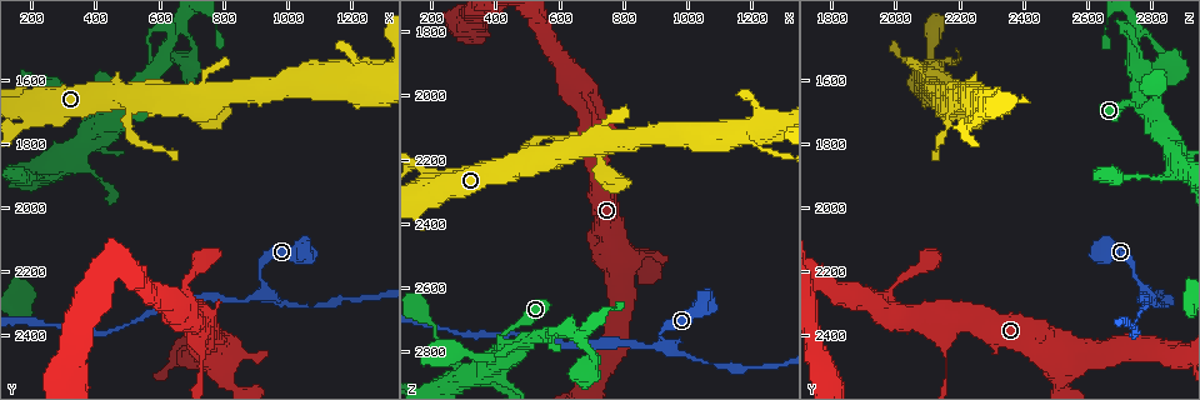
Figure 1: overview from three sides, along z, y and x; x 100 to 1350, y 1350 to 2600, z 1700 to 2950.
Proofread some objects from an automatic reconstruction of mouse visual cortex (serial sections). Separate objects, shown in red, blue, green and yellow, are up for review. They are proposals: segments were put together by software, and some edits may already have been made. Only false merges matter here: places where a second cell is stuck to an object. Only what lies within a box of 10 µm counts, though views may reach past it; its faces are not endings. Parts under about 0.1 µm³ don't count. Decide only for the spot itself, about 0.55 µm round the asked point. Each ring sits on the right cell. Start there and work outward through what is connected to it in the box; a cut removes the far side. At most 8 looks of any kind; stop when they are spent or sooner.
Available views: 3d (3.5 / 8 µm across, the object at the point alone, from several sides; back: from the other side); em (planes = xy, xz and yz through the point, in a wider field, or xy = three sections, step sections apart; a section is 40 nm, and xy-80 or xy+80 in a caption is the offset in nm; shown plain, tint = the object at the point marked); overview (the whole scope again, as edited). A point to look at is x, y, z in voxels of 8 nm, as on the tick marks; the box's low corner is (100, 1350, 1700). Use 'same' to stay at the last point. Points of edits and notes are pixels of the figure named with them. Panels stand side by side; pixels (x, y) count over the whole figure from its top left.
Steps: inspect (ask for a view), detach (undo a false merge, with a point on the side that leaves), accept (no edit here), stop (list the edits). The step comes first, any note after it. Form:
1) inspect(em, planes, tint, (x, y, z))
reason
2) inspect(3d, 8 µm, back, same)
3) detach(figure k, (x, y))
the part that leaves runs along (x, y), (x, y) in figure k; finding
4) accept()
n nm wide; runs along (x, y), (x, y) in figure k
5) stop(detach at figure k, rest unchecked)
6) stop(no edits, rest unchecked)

inspect(3d, 8 µm, (920, 2260, 2790))
sharp bend

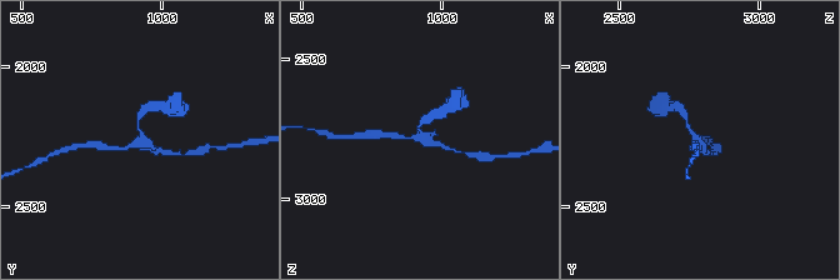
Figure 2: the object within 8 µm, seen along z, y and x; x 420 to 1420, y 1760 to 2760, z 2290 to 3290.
inspect(em, xy, step 3, tint, same)
need the tissue

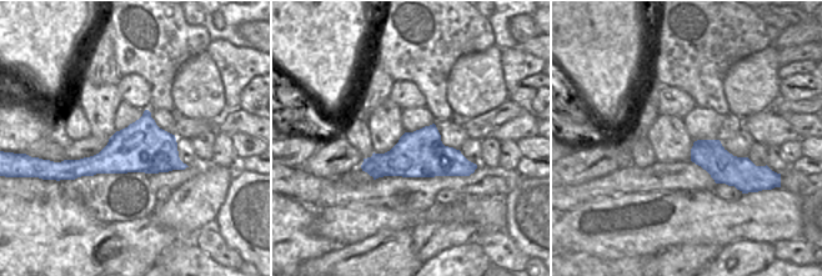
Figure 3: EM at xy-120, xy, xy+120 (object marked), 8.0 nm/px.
accept()
continuous, no second cell

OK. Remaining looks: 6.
inspect(3d, 3.5 µm, (410, 1700, 2790))
abrupt turn

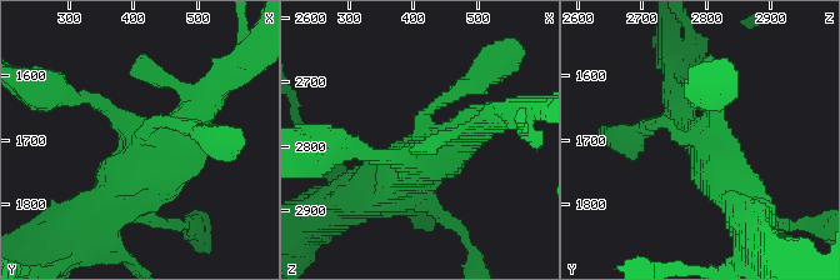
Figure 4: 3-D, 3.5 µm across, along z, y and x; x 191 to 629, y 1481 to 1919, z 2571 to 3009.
inspect(em, xy, step 5, tint, (415, 1695, 2785))

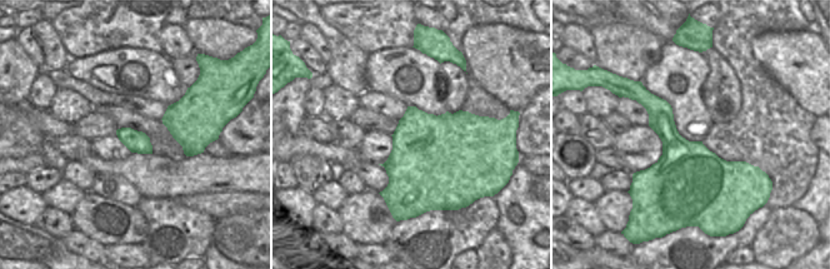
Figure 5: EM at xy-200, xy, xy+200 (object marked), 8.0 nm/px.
accept()
runs along (473, 84), (426, 113), (426, 150), (388, 183) in figure 4; all the same cell

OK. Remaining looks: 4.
inspect(3d, 3.5 µm, (280, 1910, 2870))
thick turns thin

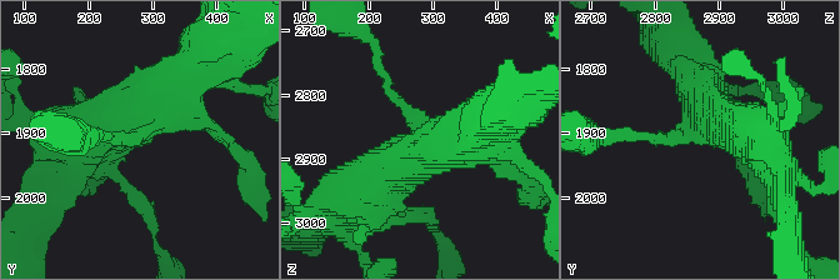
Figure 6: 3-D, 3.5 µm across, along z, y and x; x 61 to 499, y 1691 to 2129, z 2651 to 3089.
inspect(em, planes, tint, (280, 1910, 2870))
3 arms; arms of 150, 500, 600 nm

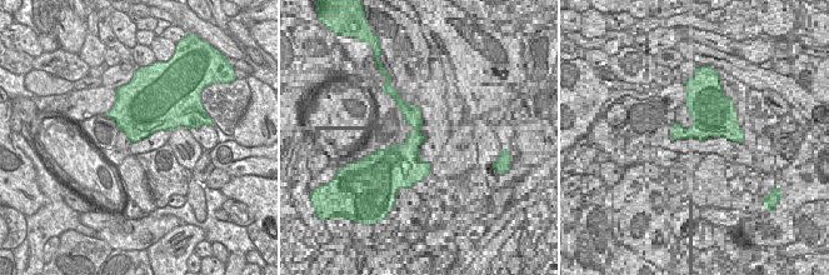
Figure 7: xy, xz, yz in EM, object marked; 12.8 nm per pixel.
accept()
runs along (195, 60), (141, 121), (73, 136) in figure 6; all the same cell

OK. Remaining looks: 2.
inspect(3d, 3.5 µm, (660, 1430, 2740))
thick turns thin

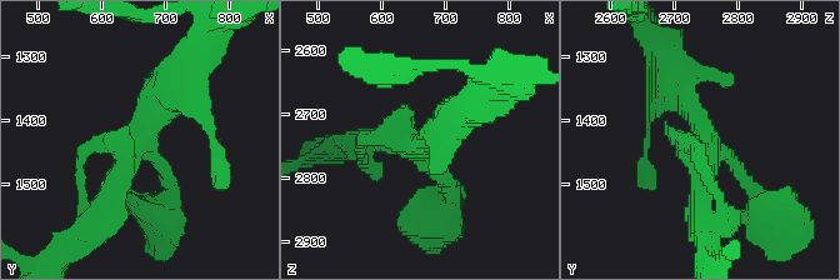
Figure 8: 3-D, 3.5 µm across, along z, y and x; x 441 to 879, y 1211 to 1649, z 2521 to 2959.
inspect(em, xy, step 1, tint, (650, 1430, 2745))

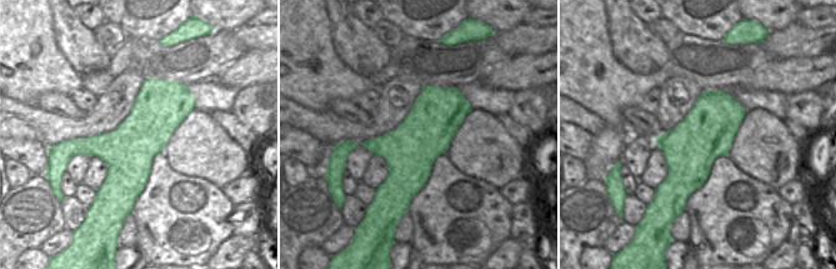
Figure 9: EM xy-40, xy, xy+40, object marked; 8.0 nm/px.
accept()
runs along (381, 141), (413, 144), (451, 195) in figure 8; all the same cell

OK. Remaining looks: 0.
stop(no edits, rest unchecked)

